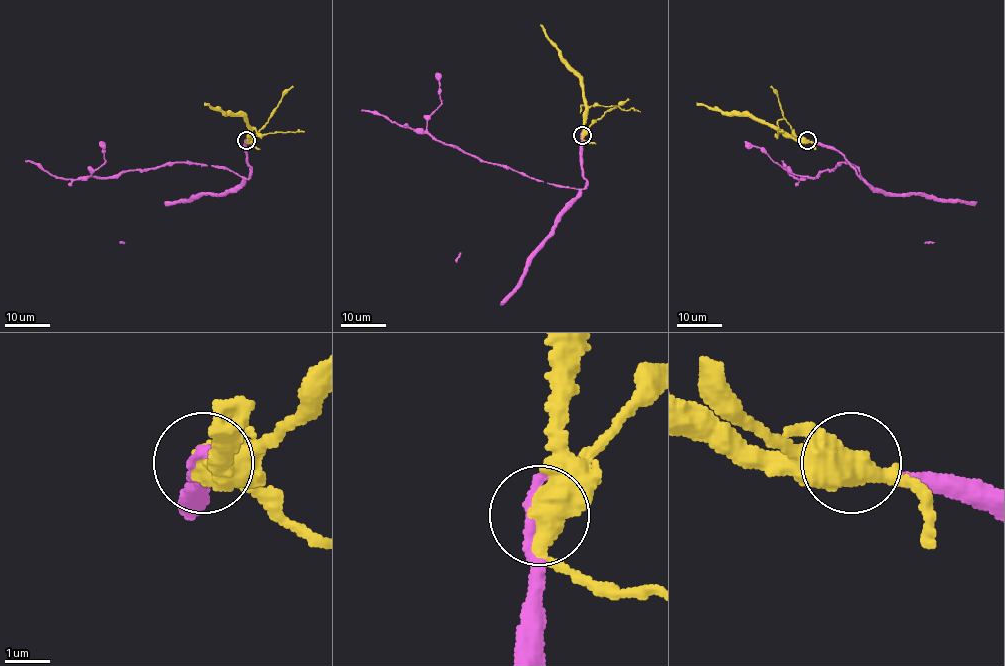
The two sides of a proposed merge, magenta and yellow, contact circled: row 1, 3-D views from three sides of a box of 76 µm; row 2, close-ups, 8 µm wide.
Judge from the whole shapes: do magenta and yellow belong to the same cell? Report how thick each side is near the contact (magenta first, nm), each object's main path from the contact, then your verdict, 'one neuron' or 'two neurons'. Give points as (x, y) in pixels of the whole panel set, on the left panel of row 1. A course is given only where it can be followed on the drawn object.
calibres 280 and 550 nm; course magenta (245, 141), (247, 178), (227, 169), (182, 162), (130, 169), (113, 177), (63, 179), (25, 160); course yellow (246, 141), (250, 128), (246, 120), (239, 115), (225, 115), (204, 102); one neuron

